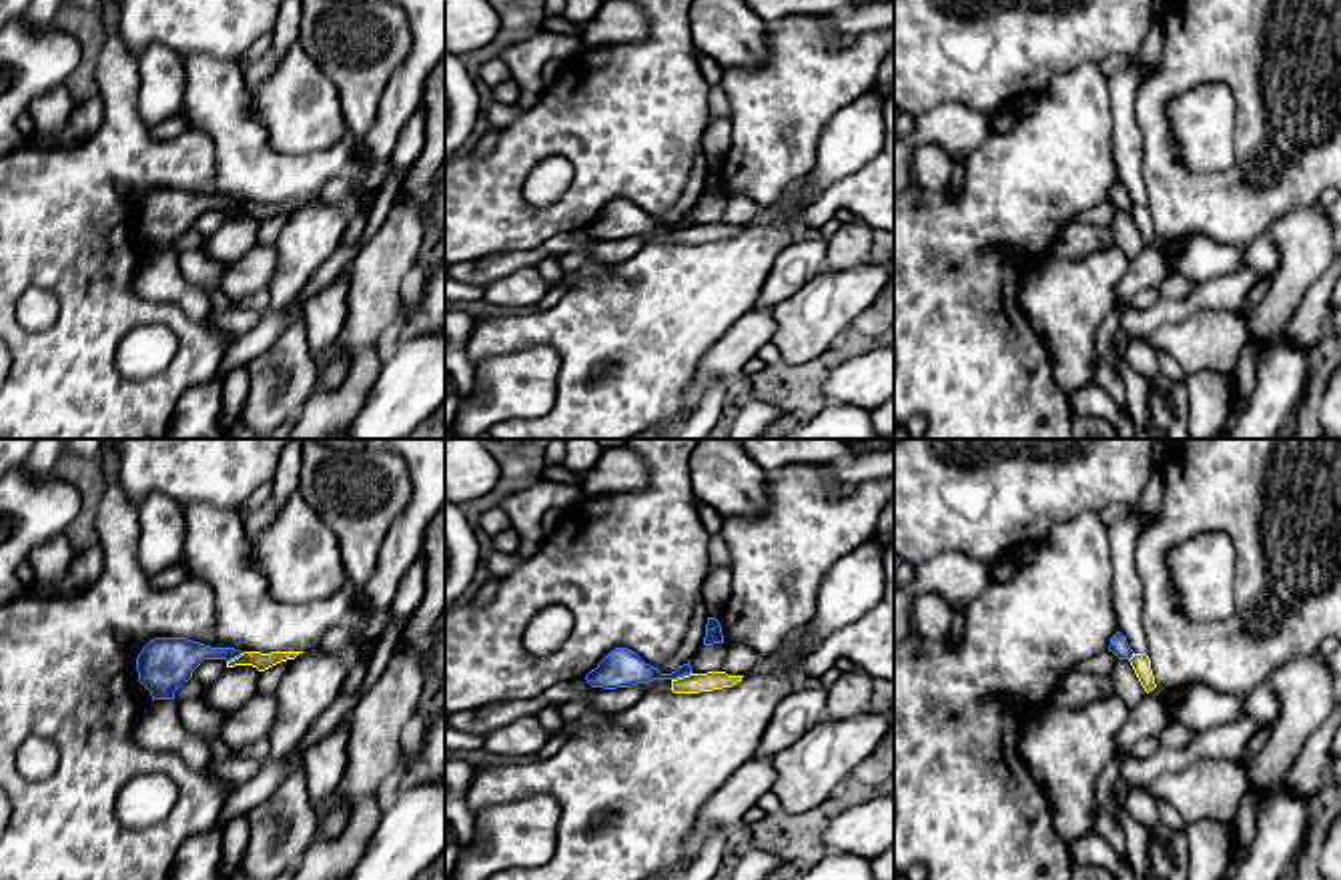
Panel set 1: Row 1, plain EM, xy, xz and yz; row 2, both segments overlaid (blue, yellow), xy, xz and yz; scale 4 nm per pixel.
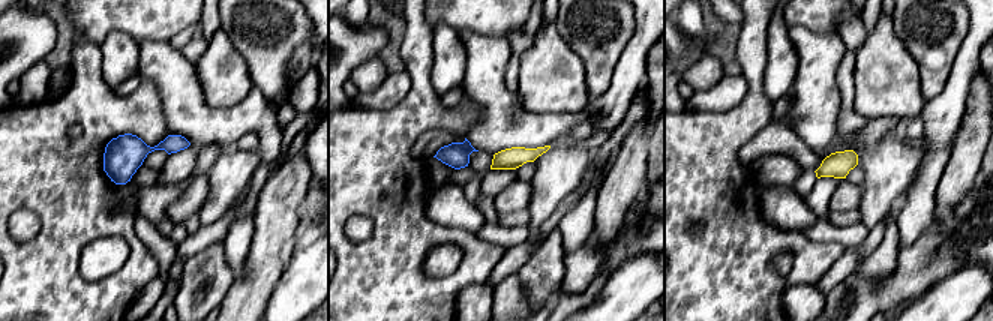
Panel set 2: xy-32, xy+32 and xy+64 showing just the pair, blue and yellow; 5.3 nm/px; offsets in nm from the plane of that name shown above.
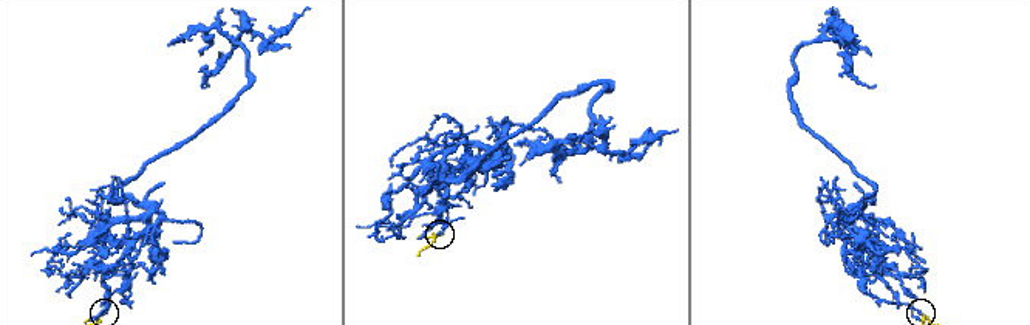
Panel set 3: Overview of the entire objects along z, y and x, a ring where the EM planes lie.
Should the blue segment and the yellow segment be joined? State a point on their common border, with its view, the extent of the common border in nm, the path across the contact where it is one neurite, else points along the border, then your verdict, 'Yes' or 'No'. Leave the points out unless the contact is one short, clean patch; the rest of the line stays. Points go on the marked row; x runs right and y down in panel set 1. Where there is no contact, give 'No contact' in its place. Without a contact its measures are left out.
Touches blue at xz (682, 676). Shared border 90 nm. Boundary: xz (692, 672), (672, 680). No

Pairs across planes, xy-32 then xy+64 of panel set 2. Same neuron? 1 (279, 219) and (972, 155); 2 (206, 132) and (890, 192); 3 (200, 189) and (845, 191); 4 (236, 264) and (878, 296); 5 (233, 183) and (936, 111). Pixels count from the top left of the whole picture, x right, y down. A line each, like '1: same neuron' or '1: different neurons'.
1: same neuron
2: different neurons
3: same neuron
4: different neurons
5: different neurons

